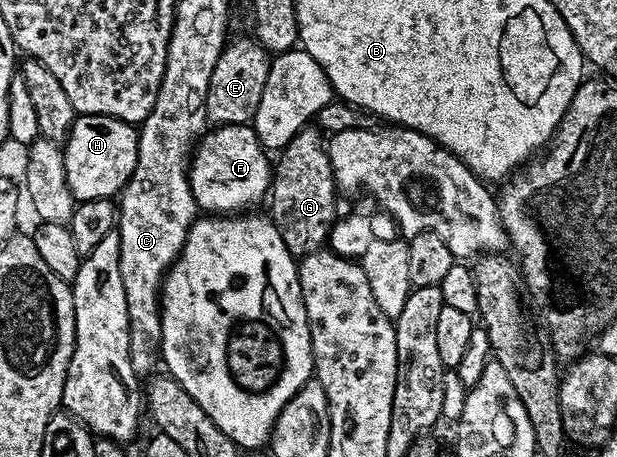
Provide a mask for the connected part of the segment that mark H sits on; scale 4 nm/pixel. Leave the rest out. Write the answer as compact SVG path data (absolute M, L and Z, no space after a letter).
M75 115L74 125L62 148L64 174L75 201L117 197L132 178L138 153L138 128L111 116Z

